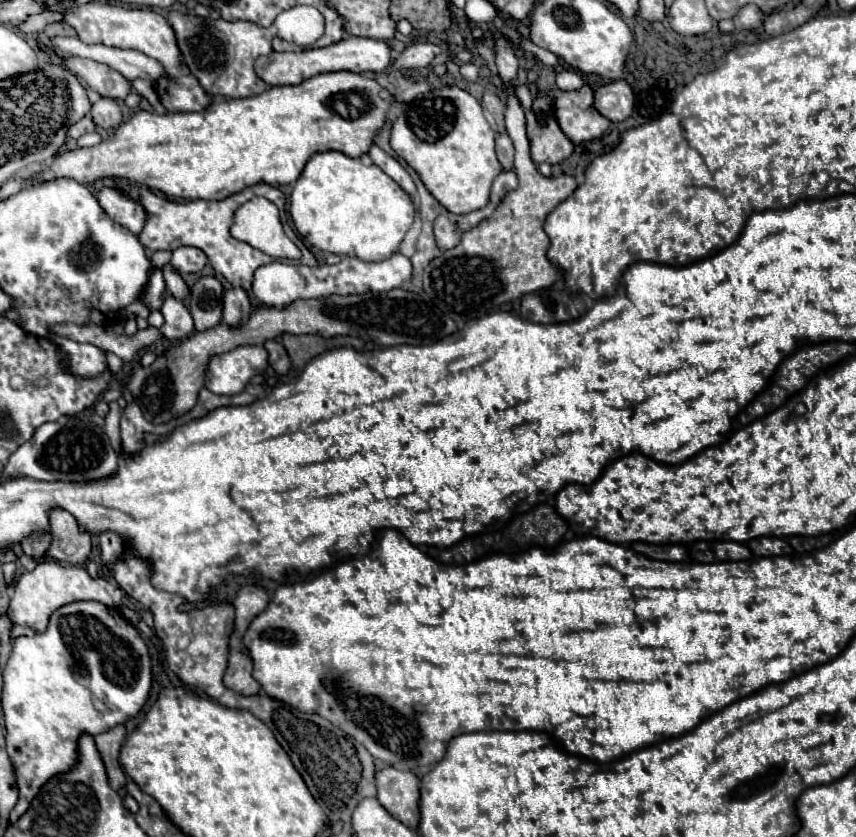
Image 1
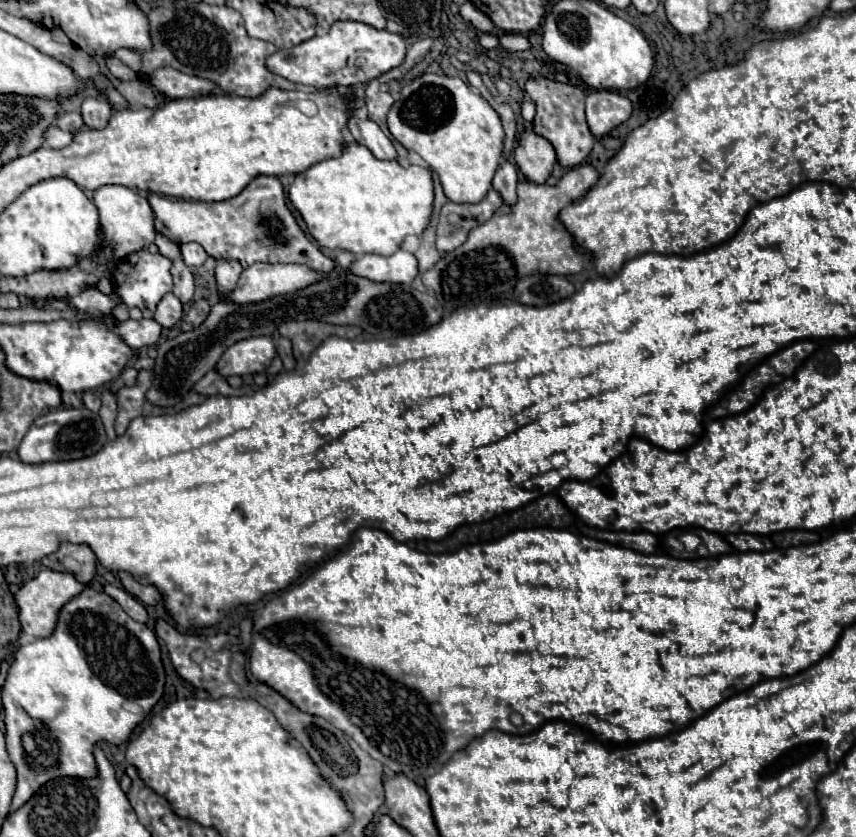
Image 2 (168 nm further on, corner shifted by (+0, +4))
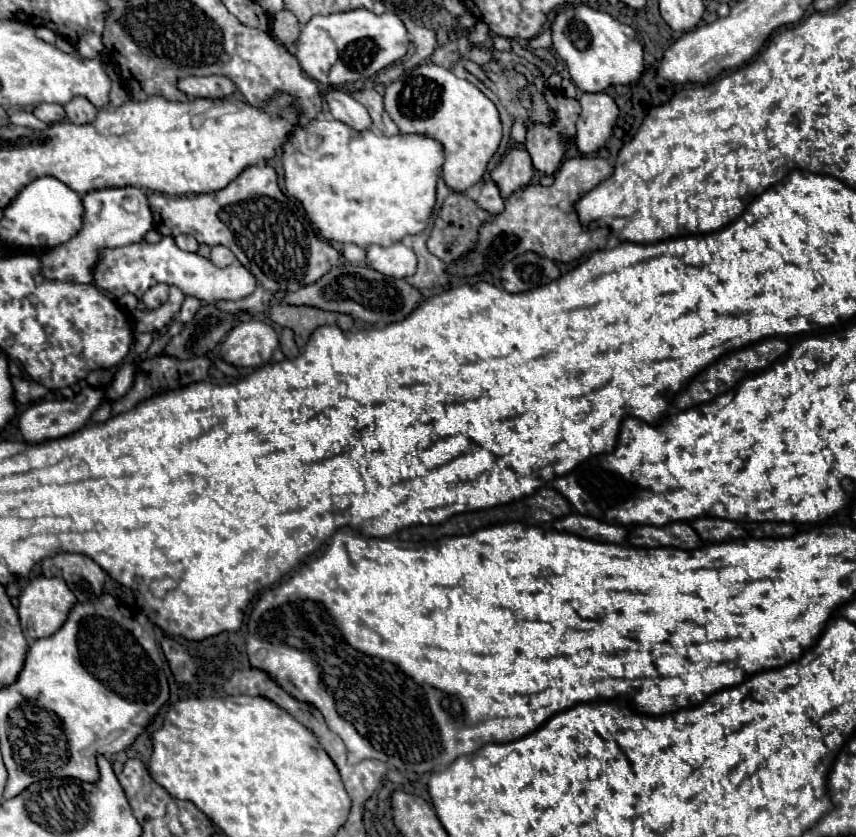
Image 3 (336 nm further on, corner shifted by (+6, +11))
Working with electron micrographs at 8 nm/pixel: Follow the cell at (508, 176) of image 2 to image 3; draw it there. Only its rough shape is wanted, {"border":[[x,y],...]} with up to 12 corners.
{"border":[[494,180],[484,182],[476,202],[490,214],[504,210]]}

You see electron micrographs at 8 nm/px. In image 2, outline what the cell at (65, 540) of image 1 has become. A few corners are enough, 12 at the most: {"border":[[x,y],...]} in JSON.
{"border":[[62,543],[42,561],[88,585],[96,555],[88,545]]}

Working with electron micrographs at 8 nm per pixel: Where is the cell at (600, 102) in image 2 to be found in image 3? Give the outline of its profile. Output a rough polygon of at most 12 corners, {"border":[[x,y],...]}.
{"border":[[606,92],[580,96],[576,146],[592,154],[620,114]]}

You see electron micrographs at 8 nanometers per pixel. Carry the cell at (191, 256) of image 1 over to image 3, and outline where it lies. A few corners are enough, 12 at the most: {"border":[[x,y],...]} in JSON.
{"border":[[176,236],[178,248],[186,252],[198,252],[194,236]]}

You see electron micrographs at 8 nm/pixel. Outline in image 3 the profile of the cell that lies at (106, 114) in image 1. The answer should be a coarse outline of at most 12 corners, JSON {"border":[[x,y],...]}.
{"border":[[72,98],[66,108],[74,124],[90,124],[98,112],[88,98]]}

